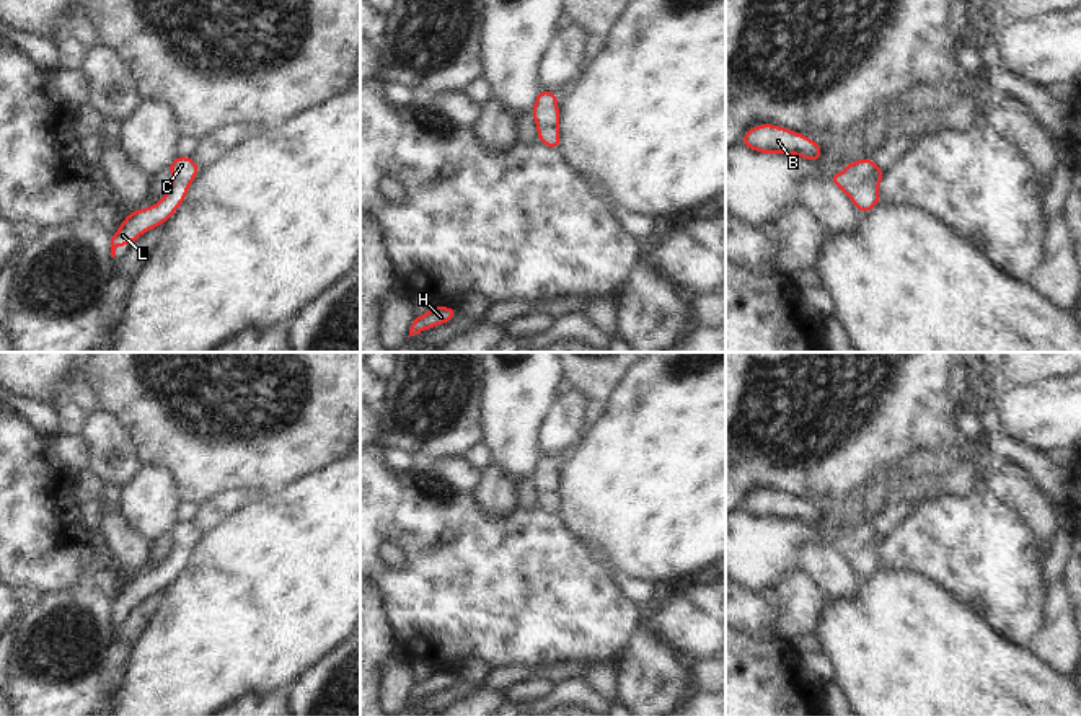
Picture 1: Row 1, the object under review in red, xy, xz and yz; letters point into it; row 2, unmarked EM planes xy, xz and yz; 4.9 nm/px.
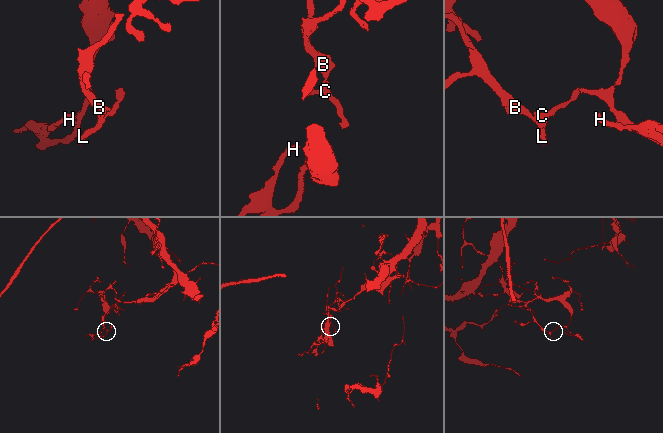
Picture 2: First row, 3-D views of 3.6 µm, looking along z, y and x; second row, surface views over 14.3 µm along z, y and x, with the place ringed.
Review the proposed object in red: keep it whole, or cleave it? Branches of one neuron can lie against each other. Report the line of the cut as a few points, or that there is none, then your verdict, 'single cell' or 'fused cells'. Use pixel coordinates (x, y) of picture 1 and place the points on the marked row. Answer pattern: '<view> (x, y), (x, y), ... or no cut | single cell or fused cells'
no cut | single cell

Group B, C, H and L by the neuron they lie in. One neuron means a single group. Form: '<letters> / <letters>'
B C H L

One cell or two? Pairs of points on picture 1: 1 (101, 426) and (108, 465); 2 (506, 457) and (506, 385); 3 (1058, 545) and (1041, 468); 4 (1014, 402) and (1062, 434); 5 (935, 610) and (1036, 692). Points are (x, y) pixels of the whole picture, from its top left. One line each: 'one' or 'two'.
1: one
2: one
3: two
4: one
5: one

